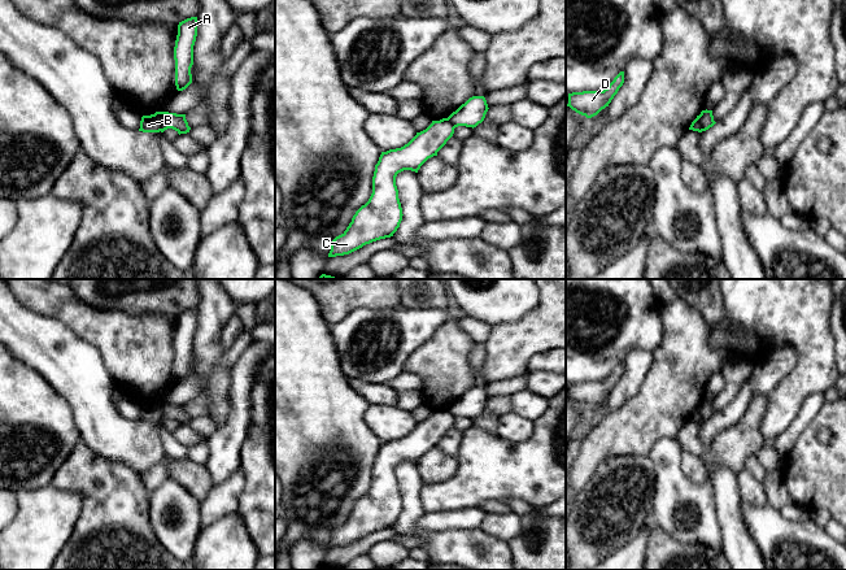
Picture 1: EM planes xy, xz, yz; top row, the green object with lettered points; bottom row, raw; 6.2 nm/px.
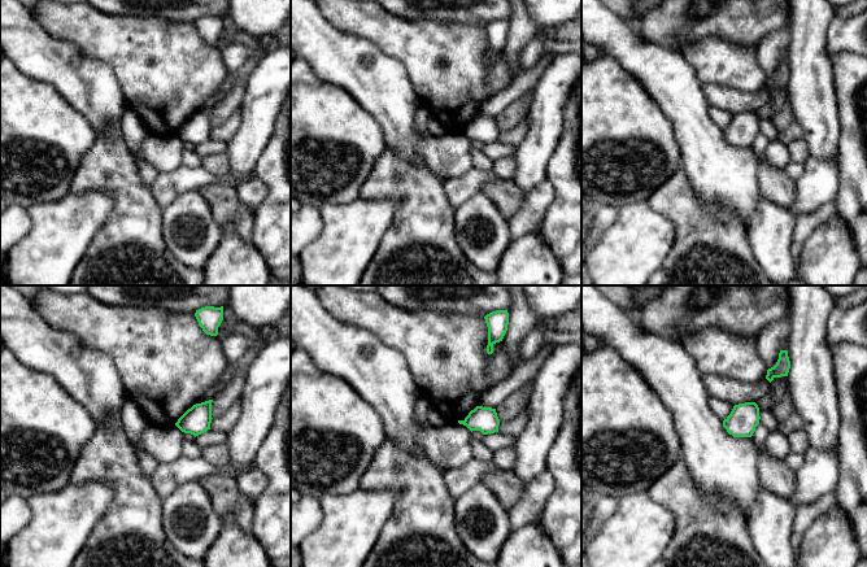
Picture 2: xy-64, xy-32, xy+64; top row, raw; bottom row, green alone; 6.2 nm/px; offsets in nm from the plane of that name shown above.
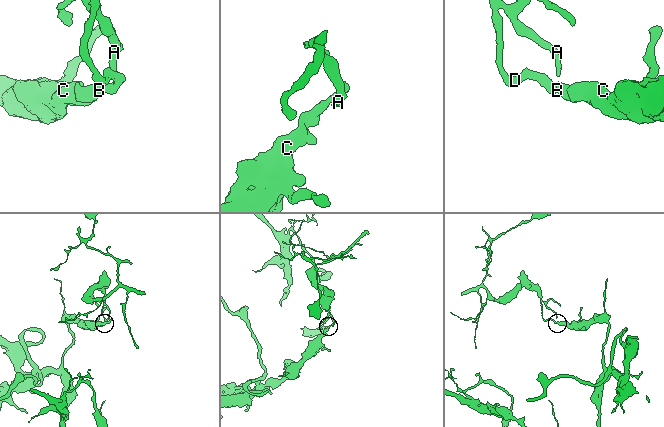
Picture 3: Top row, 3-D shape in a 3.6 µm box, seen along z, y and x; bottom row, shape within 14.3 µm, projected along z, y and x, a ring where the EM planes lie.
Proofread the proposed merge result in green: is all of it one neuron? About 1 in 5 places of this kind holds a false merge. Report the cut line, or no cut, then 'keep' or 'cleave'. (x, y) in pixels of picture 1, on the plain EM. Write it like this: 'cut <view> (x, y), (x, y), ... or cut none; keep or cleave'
cut xy (162, 403), (160, 421); cleave

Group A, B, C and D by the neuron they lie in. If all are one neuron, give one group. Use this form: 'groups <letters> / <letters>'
groups A D / B C

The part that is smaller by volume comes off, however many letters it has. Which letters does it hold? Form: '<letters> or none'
A, D

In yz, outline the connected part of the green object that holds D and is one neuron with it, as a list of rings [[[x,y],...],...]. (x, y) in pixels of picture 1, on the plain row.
[[[620,362],[603,382],[583,382],[568,384],[567,397],[581,406],[585,406],[586,409],[592,409],[602,400],[609,397],[623,374],[624,362]]]

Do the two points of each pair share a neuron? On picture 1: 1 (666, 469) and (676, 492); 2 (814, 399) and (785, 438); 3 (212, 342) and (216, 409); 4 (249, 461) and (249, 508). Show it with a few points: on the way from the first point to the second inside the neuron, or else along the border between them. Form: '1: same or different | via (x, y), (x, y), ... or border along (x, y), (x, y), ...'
1: same | via (667, 474), (671, 487)
2: same | via (810, 408), (794, 429)
3: same | via (212, 359), (216, 392)
4: same | via (253, 473), (253, 496)

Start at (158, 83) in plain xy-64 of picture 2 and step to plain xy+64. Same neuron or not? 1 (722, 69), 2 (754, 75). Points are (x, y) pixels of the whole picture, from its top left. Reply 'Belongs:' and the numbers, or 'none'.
Belongs: 1, 2

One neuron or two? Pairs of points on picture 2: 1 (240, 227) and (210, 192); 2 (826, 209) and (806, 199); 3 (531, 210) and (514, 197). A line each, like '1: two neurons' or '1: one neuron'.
1: one neuron
2: two neurons
3: two neurons

